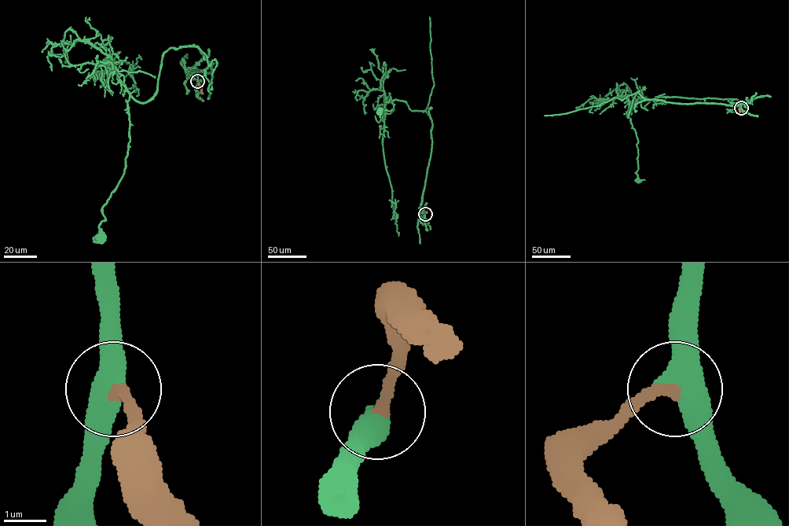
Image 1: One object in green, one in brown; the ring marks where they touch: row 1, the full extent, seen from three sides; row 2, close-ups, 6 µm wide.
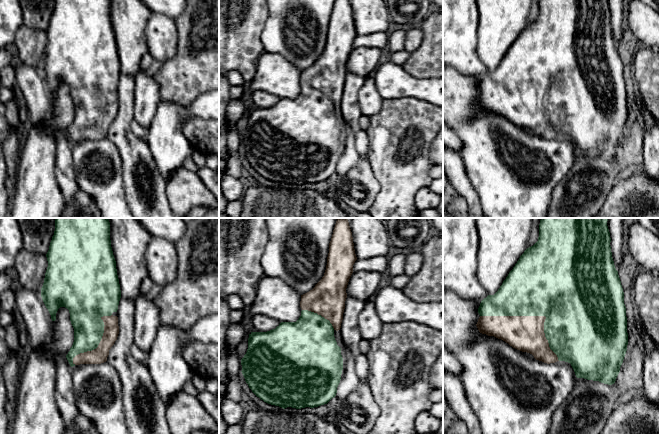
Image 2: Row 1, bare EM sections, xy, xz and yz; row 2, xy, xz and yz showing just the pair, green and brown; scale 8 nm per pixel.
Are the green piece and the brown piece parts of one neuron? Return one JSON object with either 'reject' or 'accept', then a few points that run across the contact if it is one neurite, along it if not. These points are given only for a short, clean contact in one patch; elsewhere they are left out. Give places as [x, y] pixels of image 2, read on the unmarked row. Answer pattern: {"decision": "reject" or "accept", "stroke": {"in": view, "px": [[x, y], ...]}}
{"decision": "accept"}

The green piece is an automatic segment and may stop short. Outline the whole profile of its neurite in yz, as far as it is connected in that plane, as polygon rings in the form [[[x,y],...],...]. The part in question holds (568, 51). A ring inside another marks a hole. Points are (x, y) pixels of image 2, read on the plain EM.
[[[539,0],[538,17],[524,27],[498,67],[481,77],[478,84],[480,93],[476,100],[479,108],[501,115],[517,126],[532,130],[536,136],[544,139],[568,138],[577,154],[614,160],[627,127],[628,109],[624,68],[612,34],[610,18],[607,0]]]

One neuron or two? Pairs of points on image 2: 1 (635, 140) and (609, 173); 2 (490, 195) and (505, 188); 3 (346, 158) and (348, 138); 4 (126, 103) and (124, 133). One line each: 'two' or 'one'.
1: one
2: one
3: one
4: one

